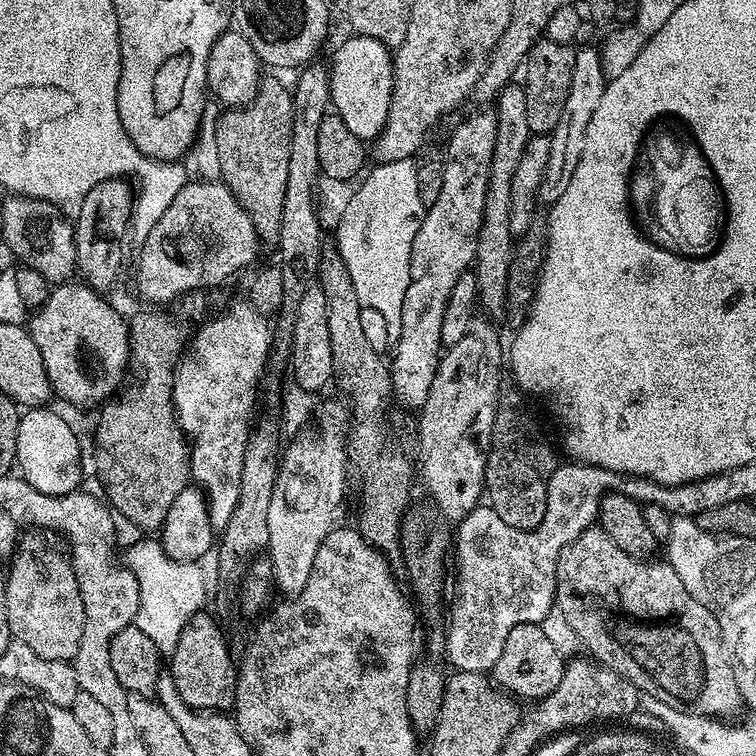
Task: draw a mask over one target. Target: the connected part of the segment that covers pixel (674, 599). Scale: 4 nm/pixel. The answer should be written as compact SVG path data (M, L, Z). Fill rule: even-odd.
M600 527L587 528L574 542L566 545L557 560L555 605L562 608L563 617L570 622L570 627L577 634L581 645L585 649L588 647L587 655L595 658L606 667L615 670L619 676L630 681L641 693L653 695L654 698L658 698L661 702L666 702L667 705L674 707L676 710L693 712L694 715L728 718L731 712L736 712L739 708L742 708L742 701L734 678L732 661L728 659L728 653L724 647L724 639L720 636L718 622L714 618L712 611L706 606L702 606L702 602L698 602L698 598L694 598L694 594L690 594L690 590L686 590L686 586L682 586L682 578L678 578L674 566L670 566L663 559L656 559L626 554L626 550L619 548L610 539L610 534L606 534Z

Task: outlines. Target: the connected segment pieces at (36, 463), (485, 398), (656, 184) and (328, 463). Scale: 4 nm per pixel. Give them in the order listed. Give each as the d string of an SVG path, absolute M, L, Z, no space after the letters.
M48 406L30 408L21 415L16 435L15 467L19 475L23 476L26 482L30 482L30 486L34 486L34 490L42 494L61 496L77 491L81 487L80 475L83 474L84 468L80 465L80 440L76 437L75 430L58 413L51 412L50 409Z
M488 318L472 320L462 342L441 355L430 394L418 412L418 480L424 483L437 514L451 526L474 511L485 495L488 441L492 438L496 403L502 391L500 363L506 360L505 349L500 349L500 336L491 323L495 324Z
M656 112L640 128L640 140L632 148L632 164L624 172L624 204L628 204L628 220L632 220L636 236L664 256L704 264L704 260L720 256L728 244L728 228L732 228L728 188L716 172L712 156L704 152L692 120L684 120L680 112Z
M339 399L330 400L323 404L316 414L316 423L320 430L320 436L304 436L296 438L292 444L285 447L280 469L275 478L274 491L271 494L269 505L269 533L267 553L270 554L268 562L272 565L273 585L285 595L291 598L305 589L306 581L310 578L310 570L313 569L314 557L318 554L318 547L326 536L334 529L345 525L344 516L346 510L342 507L346 482L348 483L347 471L347 443L345 436L350 426L350 410Z

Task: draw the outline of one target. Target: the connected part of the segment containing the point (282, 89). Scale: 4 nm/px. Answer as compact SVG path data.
M263 77L259 90L250 103L241 108L228 108L220 117L217 128L218 155L221 162L220 180L238 198L252 216L254 230L261 241L279 241L282 226L282 202L286 202L286 174L290 166L292 141L293 93L276 78Z

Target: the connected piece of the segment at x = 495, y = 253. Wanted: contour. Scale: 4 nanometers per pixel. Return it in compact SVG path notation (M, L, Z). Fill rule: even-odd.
M512 82L504 88L494 106L496 117L496 141L494 154L490 158L488 171L488 193L484 199L484 217L478 230L478 246L474 271L480 287L480 304L489 317L497 318L505 315L506 282L510 274L514 237L510 230L510 190L514 187L514 173L518 170L518 162L522 162L522 150L526 150L526 142L533 135L530 122L526 122L526 94L519 83Z

